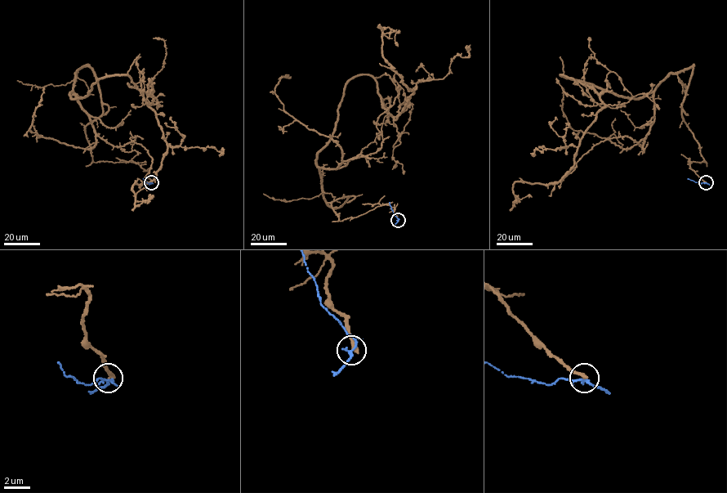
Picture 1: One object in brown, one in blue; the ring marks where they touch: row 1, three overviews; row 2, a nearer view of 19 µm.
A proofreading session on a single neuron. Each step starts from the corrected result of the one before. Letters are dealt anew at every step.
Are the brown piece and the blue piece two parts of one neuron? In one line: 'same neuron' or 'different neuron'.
different neuron

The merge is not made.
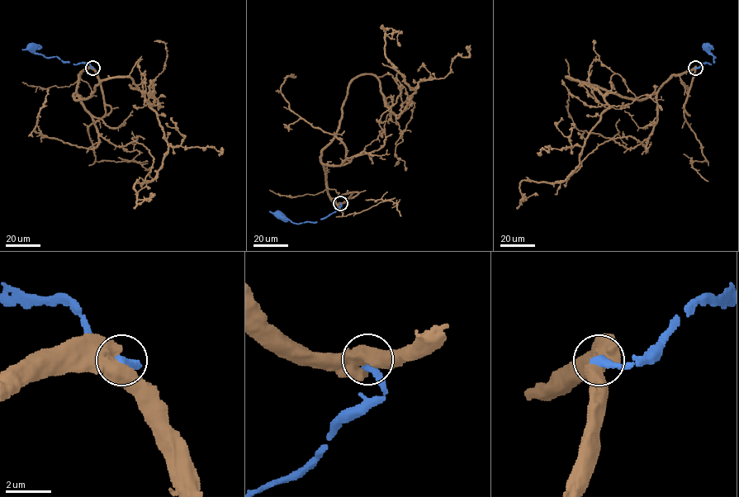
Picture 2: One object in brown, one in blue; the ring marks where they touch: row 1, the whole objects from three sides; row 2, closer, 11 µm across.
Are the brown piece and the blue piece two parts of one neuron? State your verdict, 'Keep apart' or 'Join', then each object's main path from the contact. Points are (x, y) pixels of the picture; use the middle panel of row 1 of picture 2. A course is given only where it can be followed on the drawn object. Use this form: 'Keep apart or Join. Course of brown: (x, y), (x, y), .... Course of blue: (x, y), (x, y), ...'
Keep apart. Course of brown: (340, 203), (321, 153), (355, 78), (372, 73), (392, 111), (404, 110), (415, 91), (381, 27), (400, 46). Course of blue: (340, 203), (341, 205), (335, 211), (314, 222), (293, 223), (278, 216)

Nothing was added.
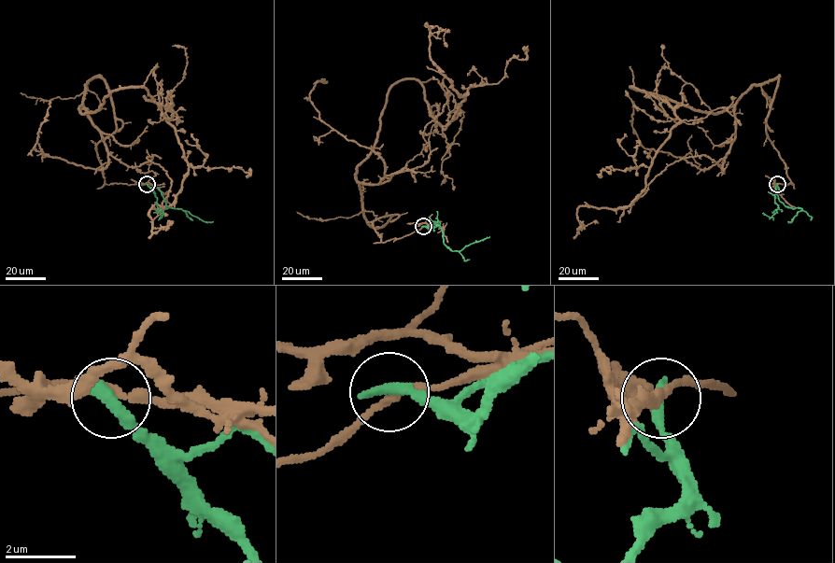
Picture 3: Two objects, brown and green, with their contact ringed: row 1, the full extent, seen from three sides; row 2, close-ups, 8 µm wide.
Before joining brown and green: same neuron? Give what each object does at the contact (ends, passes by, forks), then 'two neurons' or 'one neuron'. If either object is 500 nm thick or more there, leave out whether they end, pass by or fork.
brown passes by; green ends; two neurons

